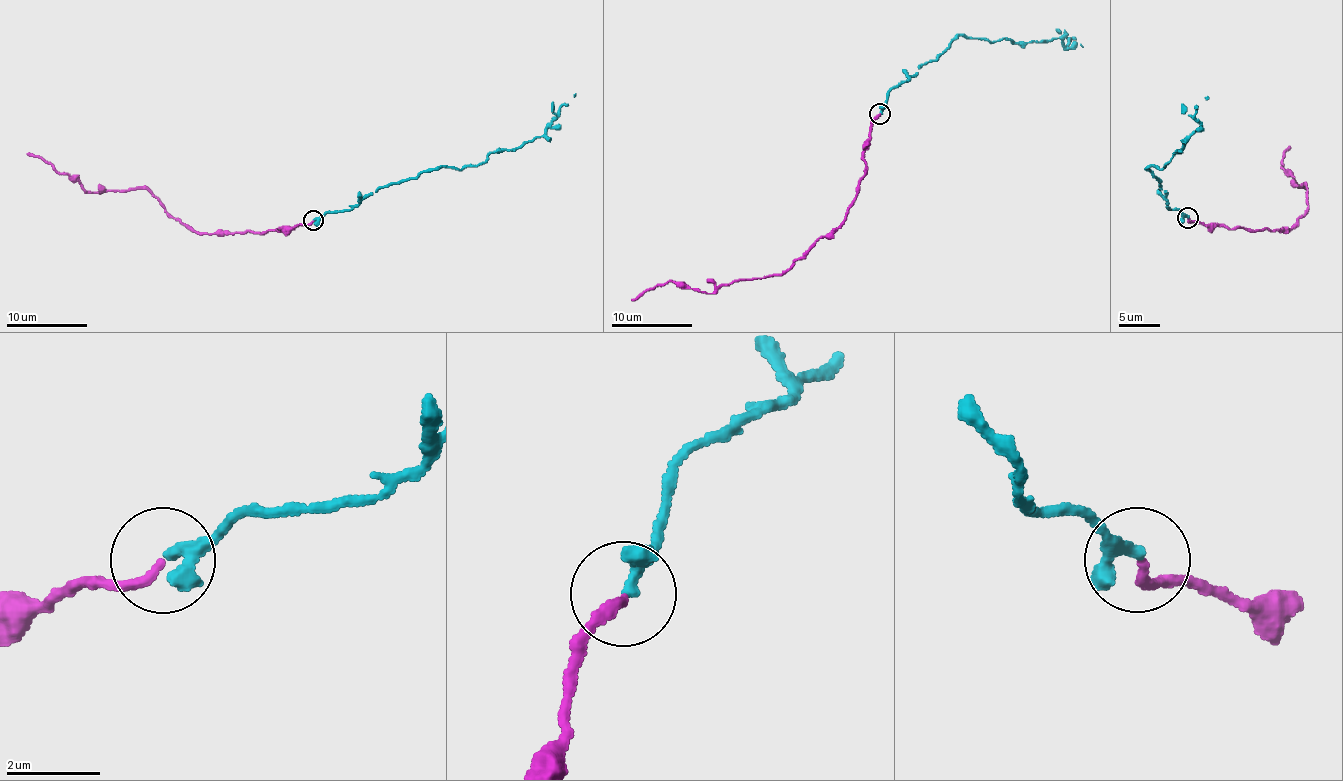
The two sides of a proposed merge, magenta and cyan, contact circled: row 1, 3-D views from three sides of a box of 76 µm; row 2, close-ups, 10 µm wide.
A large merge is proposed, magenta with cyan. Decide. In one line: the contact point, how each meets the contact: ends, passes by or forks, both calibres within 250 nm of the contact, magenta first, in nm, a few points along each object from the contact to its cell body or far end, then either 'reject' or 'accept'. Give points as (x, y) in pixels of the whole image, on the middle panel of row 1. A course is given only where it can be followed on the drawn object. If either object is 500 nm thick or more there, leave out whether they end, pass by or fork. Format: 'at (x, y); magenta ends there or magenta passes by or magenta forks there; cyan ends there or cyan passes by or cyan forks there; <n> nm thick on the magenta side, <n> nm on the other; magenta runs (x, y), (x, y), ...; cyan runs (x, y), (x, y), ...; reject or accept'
at (880, 114); magenta ends there; cyan passes by; 220 nm thick on the magenta side, 190 nm on the other; magenta runs (880, 113), (853, 205), (782, 274), (721, 284), (707, 294), (666, 282), (631, 300); cyan runs (880, 113), (892, 88), (937, 59), (960, 34), (992, 42), (1058, 37), (1066, 47), (1077, 38), (1082, 46); accept

